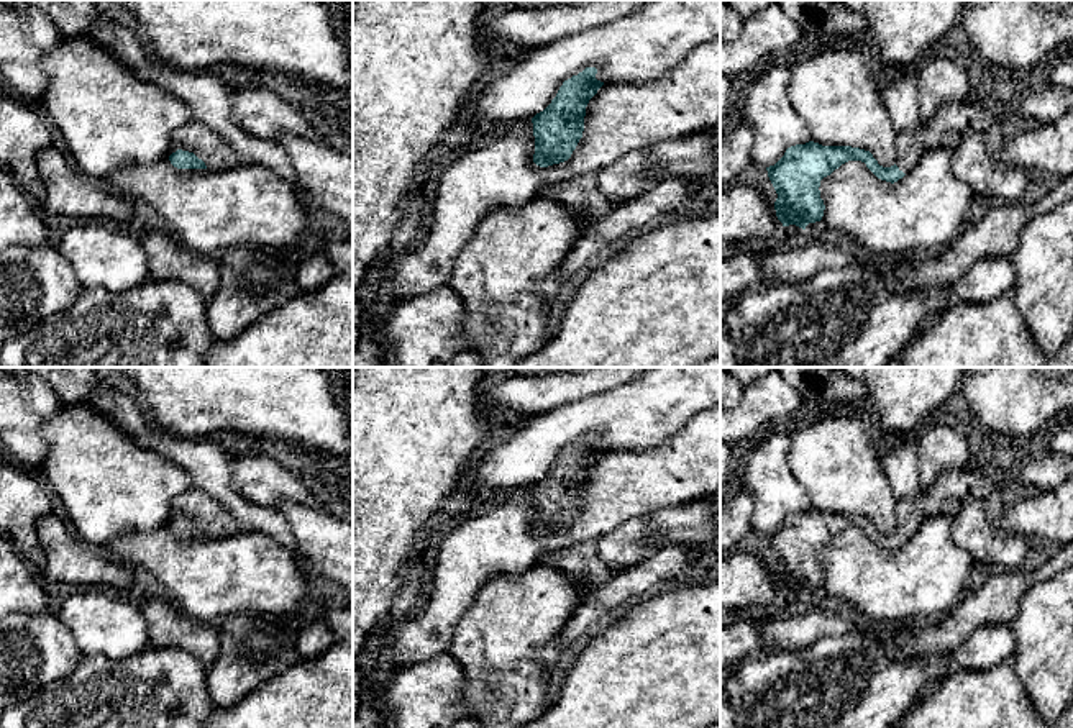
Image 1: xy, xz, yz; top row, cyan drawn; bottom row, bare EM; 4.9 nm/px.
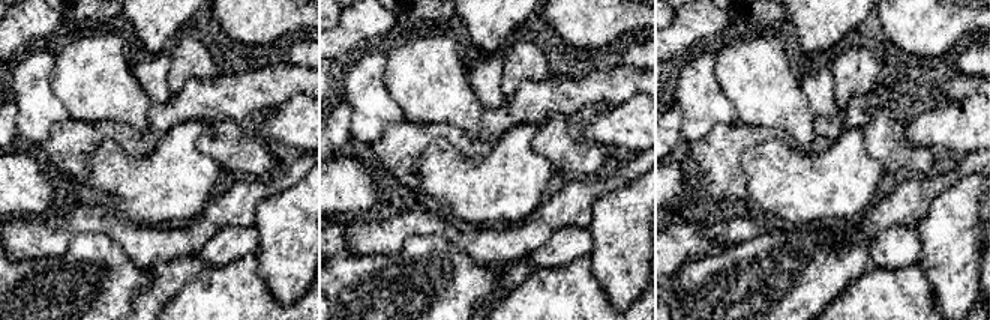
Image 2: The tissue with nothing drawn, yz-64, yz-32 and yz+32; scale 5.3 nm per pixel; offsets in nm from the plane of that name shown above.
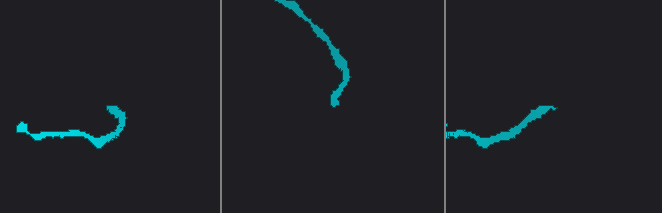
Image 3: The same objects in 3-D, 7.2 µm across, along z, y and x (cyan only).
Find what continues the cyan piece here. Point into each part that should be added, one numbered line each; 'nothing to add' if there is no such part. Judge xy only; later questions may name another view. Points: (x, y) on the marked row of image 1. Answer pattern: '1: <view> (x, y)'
1: xy (215, 151)

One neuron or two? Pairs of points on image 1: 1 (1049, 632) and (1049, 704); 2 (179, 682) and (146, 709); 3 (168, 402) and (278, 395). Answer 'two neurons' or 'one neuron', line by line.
1: one neuron
2: one neuron
3: one neuron

